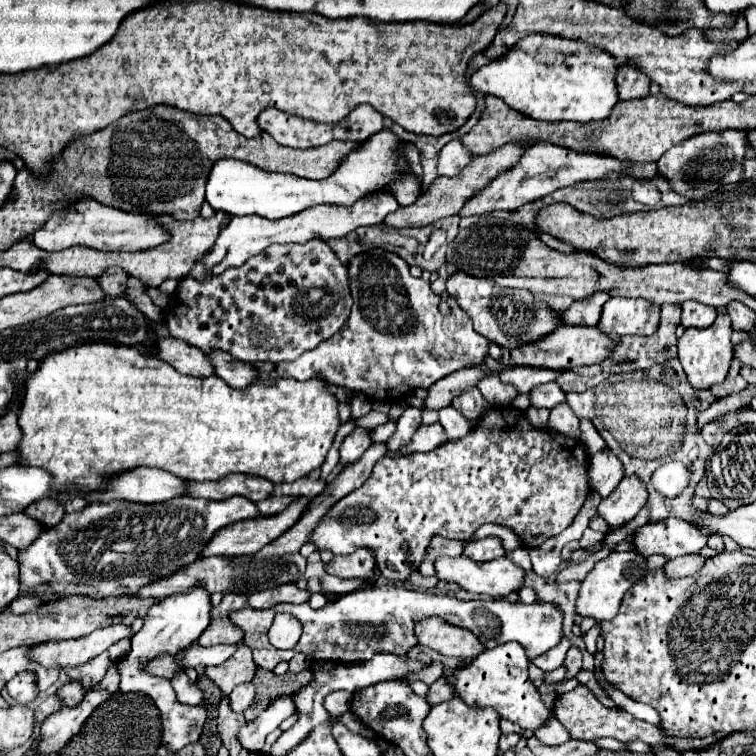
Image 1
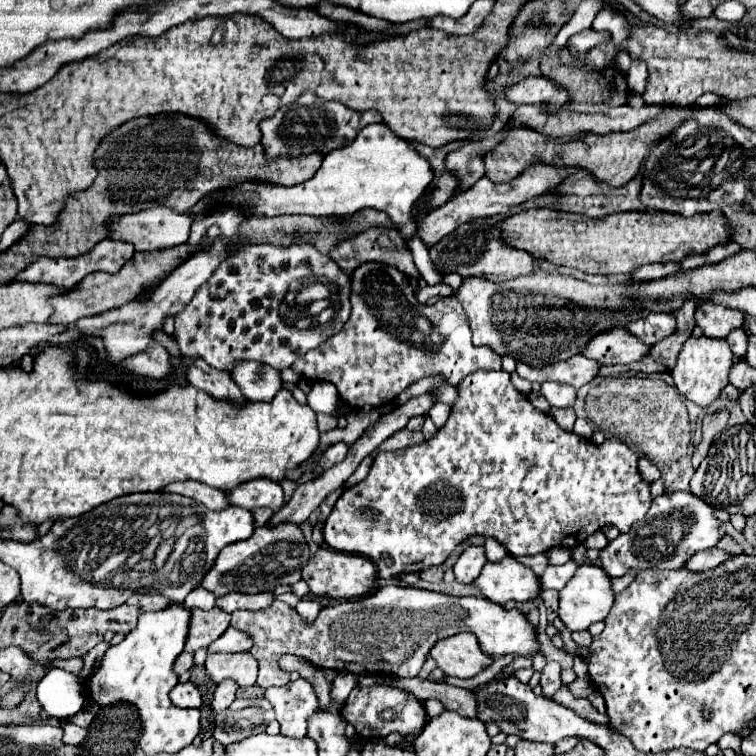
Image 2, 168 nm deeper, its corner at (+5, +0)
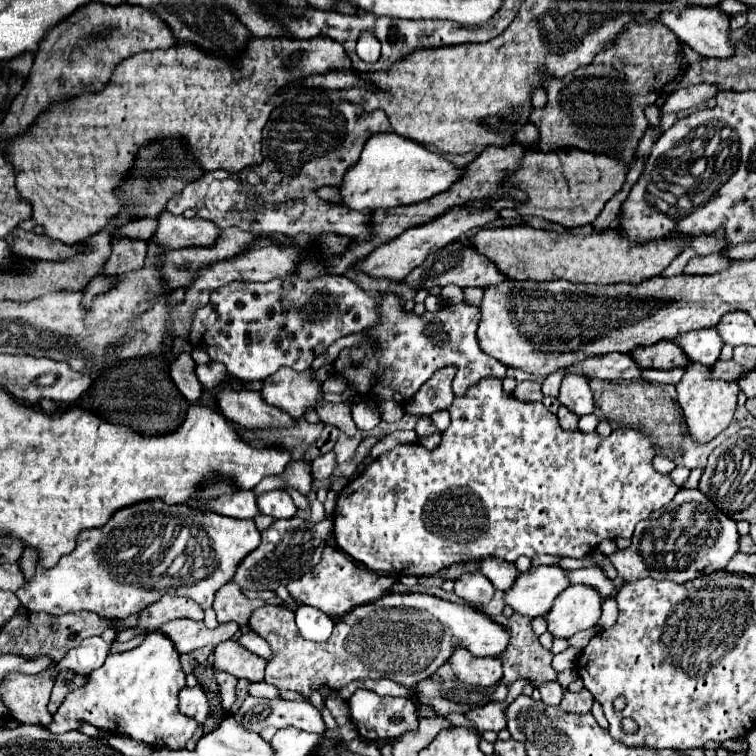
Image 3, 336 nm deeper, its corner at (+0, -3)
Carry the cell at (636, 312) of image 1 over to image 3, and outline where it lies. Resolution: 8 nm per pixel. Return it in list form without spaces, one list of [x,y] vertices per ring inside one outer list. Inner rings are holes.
[[[706,329],[706,331],[696,331],[696,333],[686,333],[676,341],[684,353],[702,365],[714,365],[720,357],[720,351],[724,347],[724,341],[716,329]]]

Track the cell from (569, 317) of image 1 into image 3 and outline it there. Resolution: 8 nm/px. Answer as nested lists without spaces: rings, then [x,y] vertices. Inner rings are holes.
[[[716,251],[716,253],[710,253],[706,257],[694,257],[686,265],[684,273],[688,273],[688,275],[694,275],[694,273],[696,275],[714,275],[714,273],[720,273],[720,271],[728,269],[730,263],[732,261],[724,255],[724,251]]]

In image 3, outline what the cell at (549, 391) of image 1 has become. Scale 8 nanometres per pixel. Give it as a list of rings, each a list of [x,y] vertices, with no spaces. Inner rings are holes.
[[[568,373],[562,379],[562,387],[560,387],[560,397],[558,401],[568,407],[572,413],[576,415],[588,415],[594,413],[594,401],[592,401],[594,393],[588,385],[588,381],[582,375],[576,373]]]

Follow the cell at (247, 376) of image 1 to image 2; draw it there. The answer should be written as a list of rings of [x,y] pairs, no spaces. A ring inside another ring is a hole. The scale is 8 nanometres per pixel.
[[[233,362],[229,374],[241,394],[251,402],[269,402],[281,388],[279,370],[261,362]]]

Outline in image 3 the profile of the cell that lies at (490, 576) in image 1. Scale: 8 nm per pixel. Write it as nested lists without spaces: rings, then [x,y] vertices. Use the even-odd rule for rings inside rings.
[[[532,567],[520,573],[510,591],[506,591],[506,603],[520,615],[544,617],[552,607],[552,601],[560,591],[570,585],[564,569],[552,567]]]

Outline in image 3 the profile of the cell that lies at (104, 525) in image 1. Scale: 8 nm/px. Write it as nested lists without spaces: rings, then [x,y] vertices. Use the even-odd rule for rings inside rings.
[[[148,501],[128,509],[120,509],[100,529],[88,529],[80,533],[80,541],[72,553],[64,555],[52,569],[36,567],[34,579],[28,581],[22,589],[18,589],[16,595],[22,607],[26,607],[28,611],[44,611],[50,615],[64,615],[70,611],[90,611],[110,619],[124,619],[156,603],[166,593],[190,597],[202,609],[208,609],[214,601],[214,593],[224,583],[232,581],[236,567],[258,545],[260,545],[260,531],[256,529],[254,521],[232,519],[208,511],[194,511],[188,505],[164,505],[162,501]],[[182,529],[190,531],[190,539],[184,551],[172,563],[164,563],[166,551],[178,539]]]

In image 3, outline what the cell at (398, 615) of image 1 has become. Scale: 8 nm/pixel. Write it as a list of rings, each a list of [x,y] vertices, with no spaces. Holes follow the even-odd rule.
[[[388,593],[368,605],[358,605],[356,609],[352,609],[352,613],[346,613],[344,619],[334,625],[330,639],[324,643],[302,639],[294,623],[294,613],[286,607],[264,605],[252,613],[248,625],[254,633],[264,637],[274,651],[274,657],[266,667],[264,681],[278,689],[296,691],[304,697],[310,697],[312,691],[318,691],[322,687],[336,691],[340,689],[340,685],[346,685],[354,679],[392,679],[412,689],[418,681],[430,677],[438,667],[442,667],[450,659],[456,645],[464,647],[474,657],[498,657],[508,645],[508,631],[488,619],[486,613],[472,613],[468,605],[456,605],[422,593]]]

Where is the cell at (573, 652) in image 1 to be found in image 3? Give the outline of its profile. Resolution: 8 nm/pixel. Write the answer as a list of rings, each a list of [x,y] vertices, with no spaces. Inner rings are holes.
[[[558,681],[544,683],[538,689],[540,689],[540,695],[542,695],[542,703],[546,703],[546,705],[558,705],[560,699],[562,699],[562,693],[564,693],[564,689],[560,687]]]

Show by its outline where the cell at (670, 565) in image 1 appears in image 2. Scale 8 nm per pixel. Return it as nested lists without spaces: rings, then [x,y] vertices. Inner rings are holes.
[[[707,548],[707,550],[703,550],[703,552],[693,554],[693,558],[687,560],[683,568],[687,568],[689,572],[709,570],[709,568],[715,568],[715,566],[719,566],[721,562],[725,562],[725,558],[729,558],[729,556],[733,556],[733,554],[727,554],[727,552],[719,550],[719,548]]]

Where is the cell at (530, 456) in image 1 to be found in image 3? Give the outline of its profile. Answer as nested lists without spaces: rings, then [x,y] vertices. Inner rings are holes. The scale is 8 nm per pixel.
[[[484,379],[478,385],[474,385],[464,397],[456,397],[450,405],[452,423],[442,433],[442,443],[438,449],[428,451],[418,443],[412,445],[396,445],[392,451],[380,455],[376,461],[372,461],[358,477],[354,477],[340,493],[334,509],[334,537],[338,547],[348,553],[352,559],[368,567],[376,573],[392,573],[392,575],[434,575],[444,567],[450,567],[454,563],[466,563],[466,561],[482,561],[486,557],[498,557],[506,563],[514,563],[520,555],[536,557],[536,555],[558,555],[558,557],[574,557],[582,559],[588,553],[594,553],[596,547],[604,539],[618,539],[618,537],[632,537],[634,527],[638,521],[646,519],[652,511],[662,509],[668,505],[674,495],[680,491],[670,479],[670,475],[662,475],[652,467],[652,459],[656,455],[656,449],[652,441],[636,431],[636,429],[614,429],[608,437],[598,435],[598,431],[582,433],[582,431],[562,431],[558,425],[556,415],[546,411],[542,403],[522,403],[512,395],[506,395],[502,391],[500,379]]]

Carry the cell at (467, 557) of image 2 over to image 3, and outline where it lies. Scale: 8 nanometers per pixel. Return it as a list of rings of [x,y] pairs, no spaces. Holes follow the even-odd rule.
[[[478,571],[462,575],[454,583],[454,593],[466,601],[466,605],[474,609],[482,609],[492,597],[494,597],[494,587],[492,583]]]

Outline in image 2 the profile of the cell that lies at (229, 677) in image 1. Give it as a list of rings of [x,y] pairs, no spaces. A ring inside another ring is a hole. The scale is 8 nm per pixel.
[[[249,652],[209,654],[205,660],[205,670],[215,684],[231,678],[241,688],[247,688],[253,686],[253,682],[257,680],[257,662]]]

